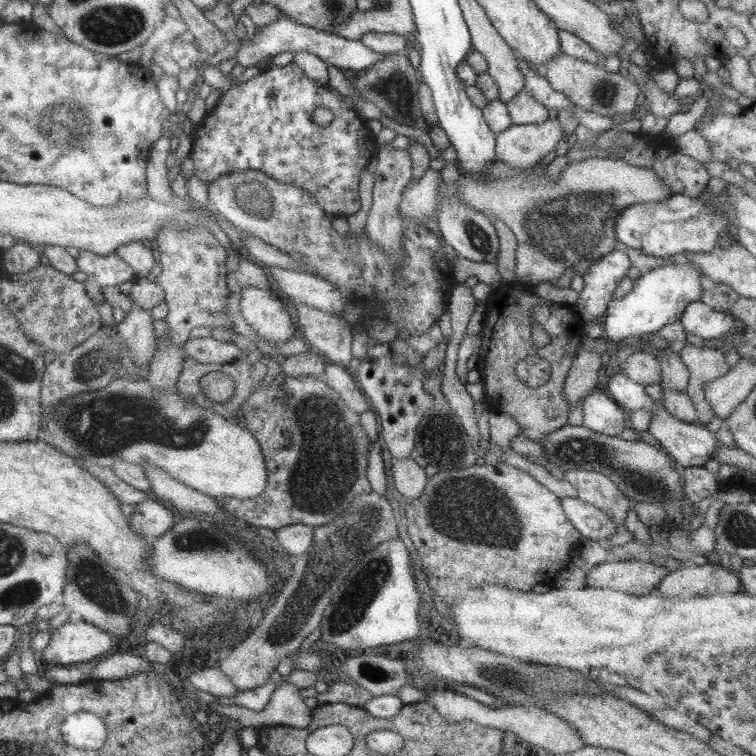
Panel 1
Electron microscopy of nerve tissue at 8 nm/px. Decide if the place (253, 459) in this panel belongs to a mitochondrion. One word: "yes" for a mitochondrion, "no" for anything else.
no

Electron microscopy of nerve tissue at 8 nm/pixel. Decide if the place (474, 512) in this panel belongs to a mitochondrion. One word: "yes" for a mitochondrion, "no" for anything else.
yes

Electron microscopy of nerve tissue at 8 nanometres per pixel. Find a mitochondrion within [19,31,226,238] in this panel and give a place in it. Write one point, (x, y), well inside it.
(63, 127)

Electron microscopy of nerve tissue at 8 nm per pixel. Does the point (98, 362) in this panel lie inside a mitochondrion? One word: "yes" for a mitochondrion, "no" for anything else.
yes

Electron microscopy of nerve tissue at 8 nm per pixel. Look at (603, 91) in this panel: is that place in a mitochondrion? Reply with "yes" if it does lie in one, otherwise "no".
yes

